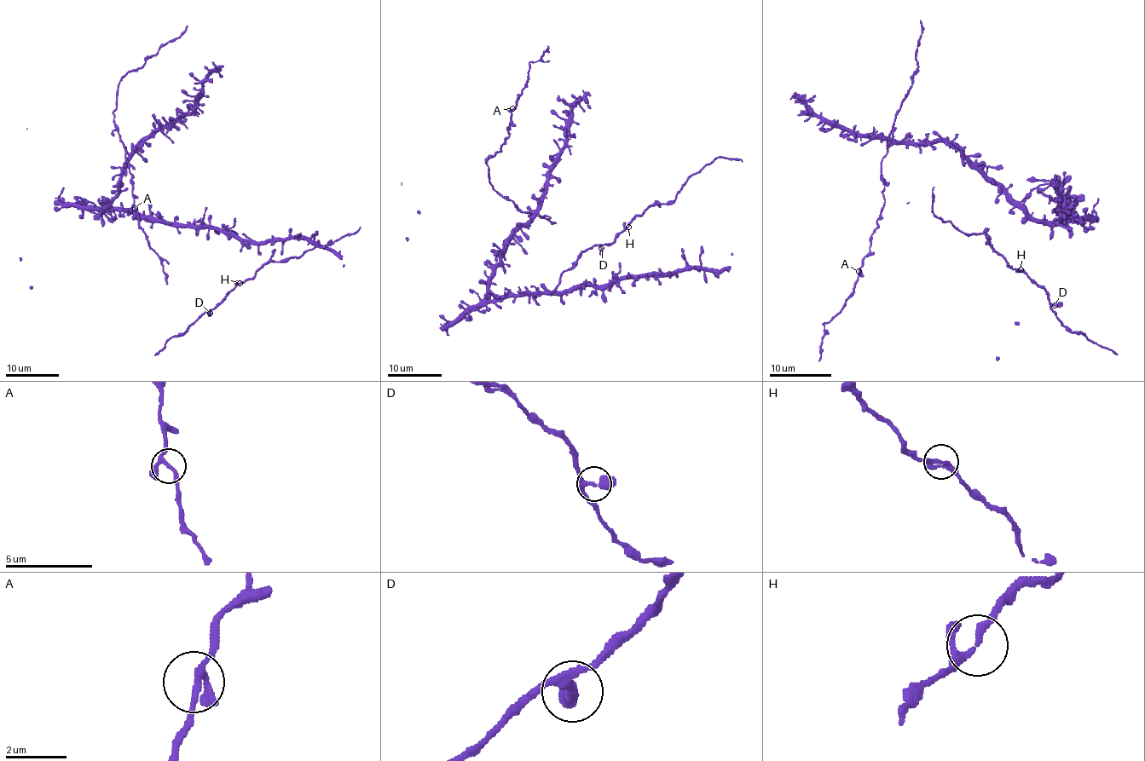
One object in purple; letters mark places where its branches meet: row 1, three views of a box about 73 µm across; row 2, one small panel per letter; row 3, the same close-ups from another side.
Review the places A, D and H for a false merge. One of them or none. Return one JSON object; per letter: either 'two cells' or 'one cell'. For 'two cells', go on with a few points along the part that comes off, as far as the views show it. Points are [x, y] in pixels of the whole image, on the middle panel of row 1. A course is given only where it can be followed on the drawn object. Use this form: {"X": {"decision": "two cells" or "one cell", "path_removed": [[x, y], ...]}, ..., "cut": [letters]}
{"A": {"decision": "one cell"}, "D": {"decision": "one cell"}, "H": {"decision": "one cell"}, "cut": []}

